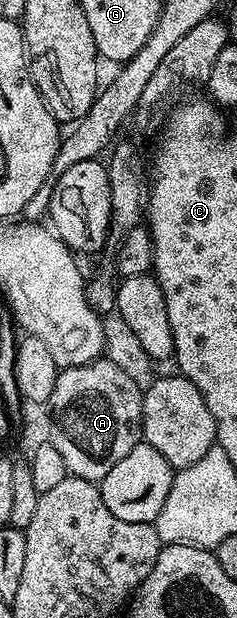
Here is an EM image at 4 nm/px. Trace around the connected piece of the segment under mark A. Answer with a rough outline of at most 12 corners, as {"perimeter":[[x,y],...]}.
{"perimeter":[[106,357],[57,372],[51,442],[99,481],[142,442],[143,390]]}

